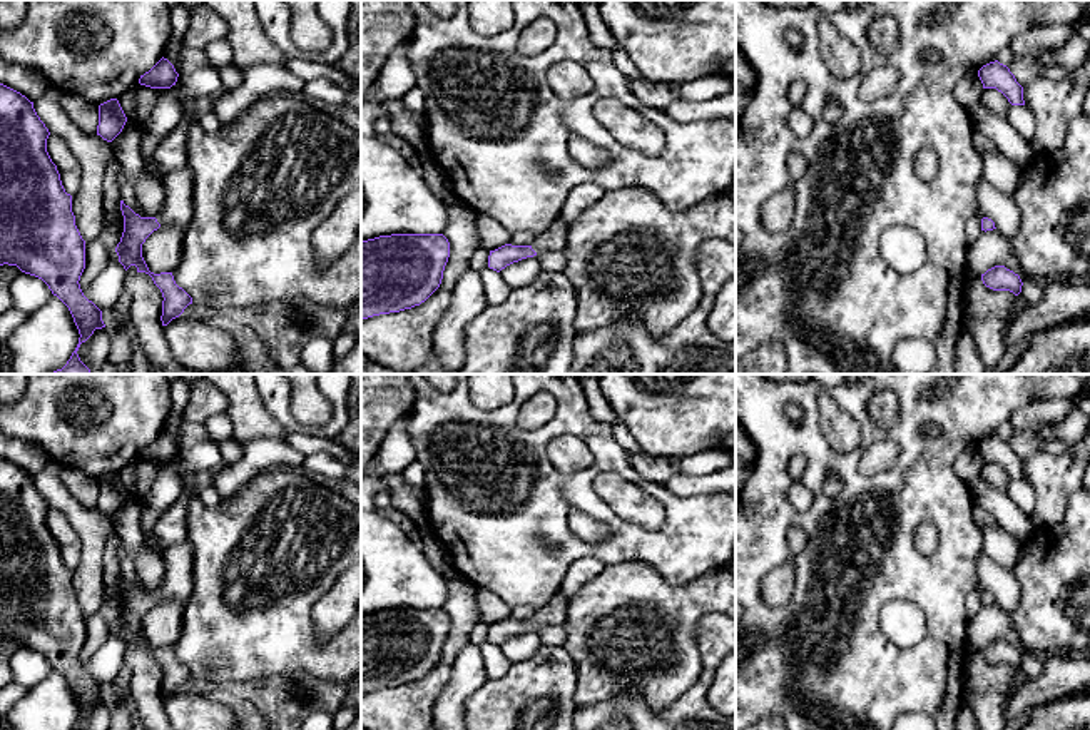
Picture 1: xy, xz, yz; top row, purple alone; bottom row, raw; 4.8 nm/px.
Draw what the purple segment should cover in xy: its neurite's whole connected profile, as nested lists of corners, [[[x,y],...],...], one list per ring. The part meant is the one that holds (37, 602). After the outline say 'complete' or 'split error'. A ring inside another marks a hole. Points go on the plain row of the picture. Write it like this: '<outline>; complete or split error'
[[[0,458],[0,640],[17,640],[22,646],[42,653],[53,670],[70,685],[79,703],[79,718],[72,730],[95,703],[105,702],[102,685],[89,675],[80,663],[80,650],[85,643],[85,615],[82,613],[72,586],[72,570],[65,566],[57,540],[47,526],[50,506],[40,494],[30,476],[20,466]]]; complete

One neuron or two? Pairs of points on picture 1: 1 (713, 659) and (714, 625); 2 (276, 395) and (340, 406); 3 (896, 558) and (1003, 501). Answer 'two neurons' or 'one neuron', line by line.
1: one neuron
2: one neuron
3: two neurons

